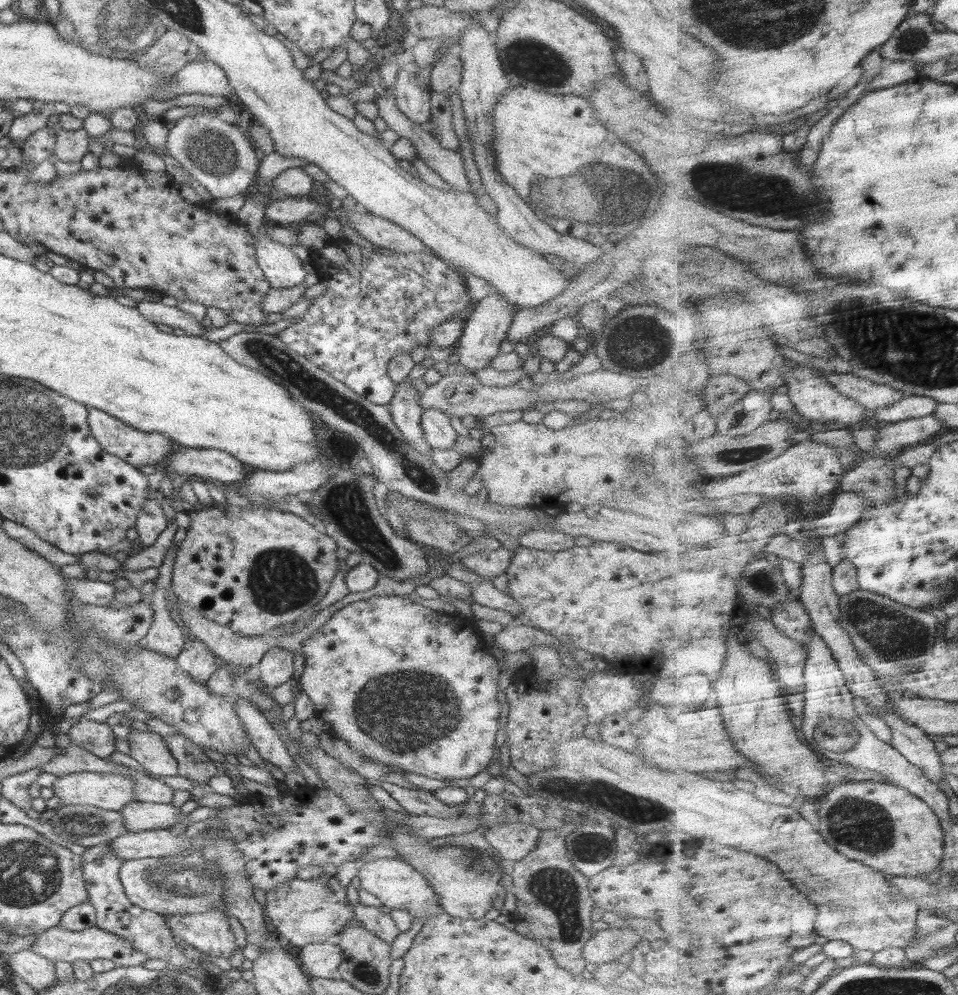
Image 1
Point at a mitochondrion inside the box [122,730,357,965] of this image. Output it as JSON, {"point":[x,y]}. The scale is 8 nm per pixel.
{"point":[176,884]}

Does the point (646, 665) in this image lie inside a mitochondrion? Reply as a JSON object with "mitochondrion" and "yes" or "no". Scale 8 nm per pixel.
{"mitochondrion":"no"}

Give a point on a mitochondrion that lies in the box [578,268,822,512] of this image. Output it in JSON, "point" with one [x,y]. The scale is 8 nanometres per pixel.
{"point":[639,343]}

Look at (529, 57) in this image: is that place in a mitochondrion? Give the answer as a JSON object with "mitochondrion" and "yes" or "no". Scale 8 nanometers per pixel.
{"mitochondrion":"yes"}

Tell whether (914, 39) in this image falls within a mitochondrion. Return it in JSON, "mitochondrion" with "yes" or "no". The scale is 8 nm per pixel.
{"mitochondrion":"yes"}

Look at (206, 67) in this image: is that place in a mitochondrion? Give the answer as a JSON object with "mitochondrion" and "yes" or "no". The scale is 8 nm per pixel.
{"mitochondrion":"no"}

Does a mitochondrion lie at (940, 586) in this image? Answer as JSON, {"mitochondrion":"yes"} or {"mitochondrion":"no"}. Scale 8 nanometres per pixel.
{"mitochondrion":"yes"}

